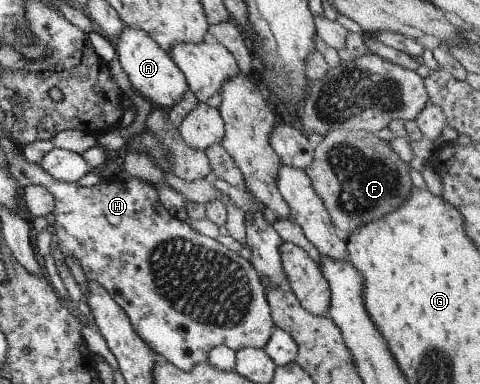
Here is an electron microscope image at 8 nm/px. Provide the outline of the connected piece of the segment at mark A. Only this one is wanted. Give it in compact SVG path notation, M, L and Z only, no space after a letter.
M125 25L114 43L117 60L127 75L133 92L149 100L153 107L169 110L188 89L185 77L171 60L170 53L164 51L143 29Z

